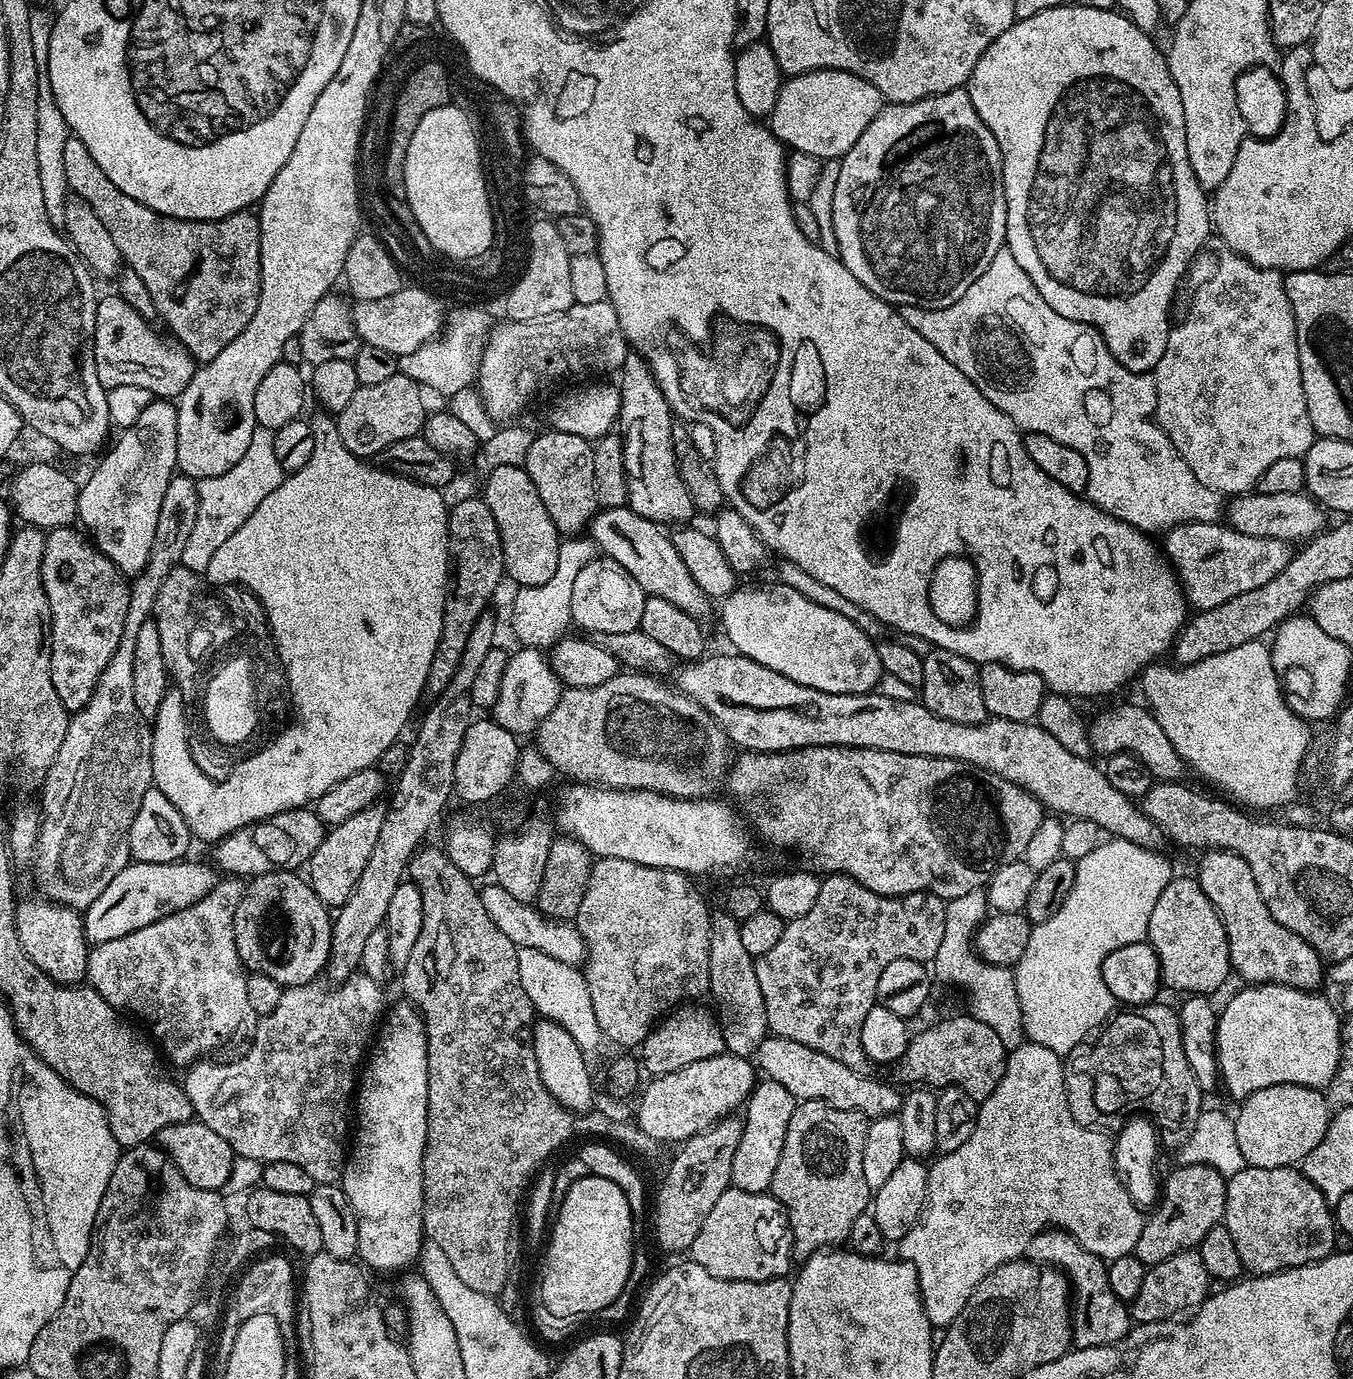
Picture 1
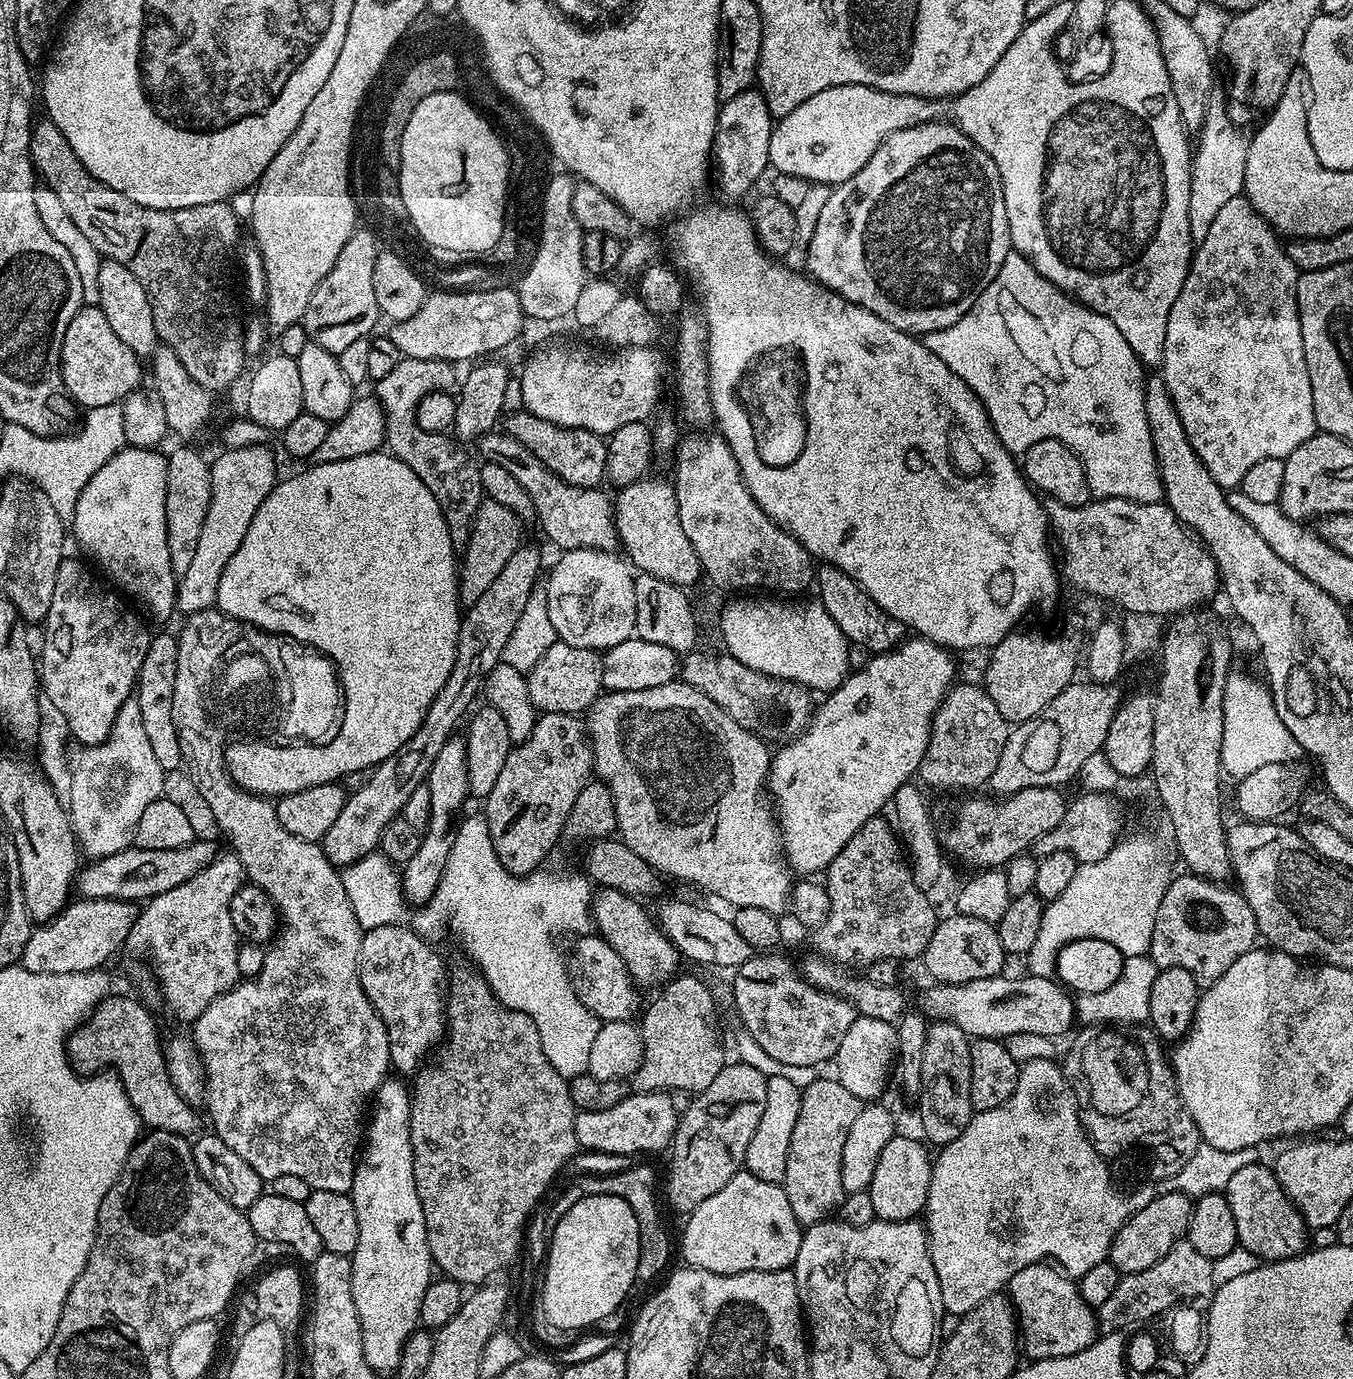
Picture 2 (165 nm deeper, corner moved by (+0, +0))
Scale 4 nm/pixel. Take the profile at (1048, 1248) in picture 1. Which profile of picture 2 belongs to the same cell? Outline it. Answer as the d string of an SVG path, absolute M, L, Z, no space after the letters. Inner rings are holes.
M1051 1263L1022 1266L1010 1278L1006 1296L1018 1321L1023 1355L1029 1361L1078 1354L1098 1338L1097 1313L1083 1300L1077 1281Z

